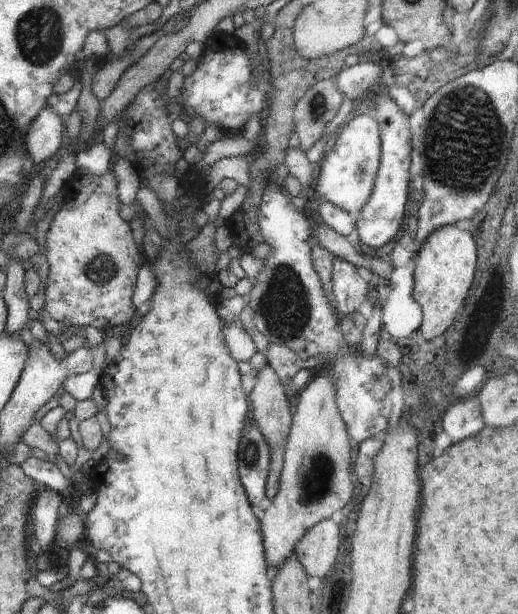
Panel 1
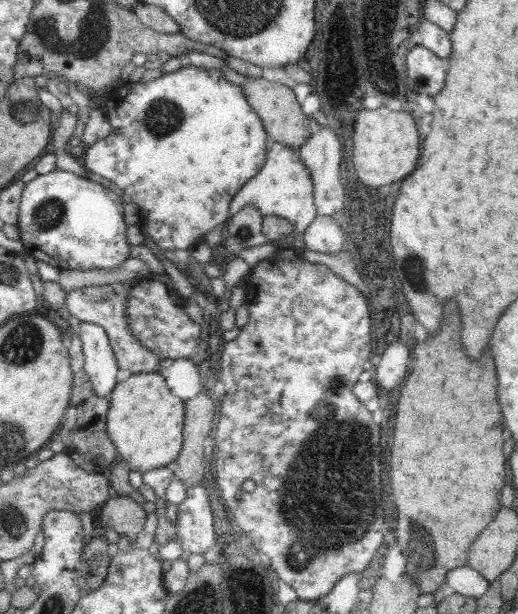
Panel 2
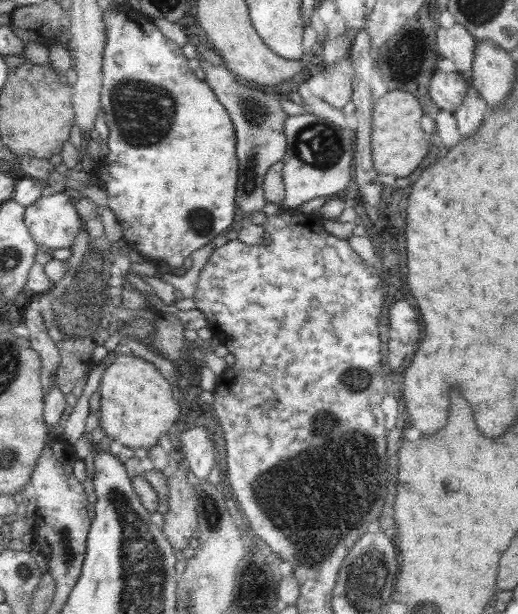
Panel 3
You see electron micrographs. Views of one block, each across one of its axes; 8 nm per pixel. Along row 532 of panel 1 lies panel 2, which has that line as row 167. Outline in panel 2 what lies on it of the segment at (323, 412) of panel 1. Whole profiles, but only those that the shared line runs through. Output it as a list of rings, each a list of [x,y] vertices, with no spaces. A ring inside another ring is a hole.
[[[270,142],[263,166],[236,192],[236,196],[230,201],[229,212],[233,215],[245,206],[253,204],[262,216],[274,215],[284,218],[293,225],[295,233],[302,235],[317,215],[313,190],[309,170],[302,163],[298,150],[278,142]]]

